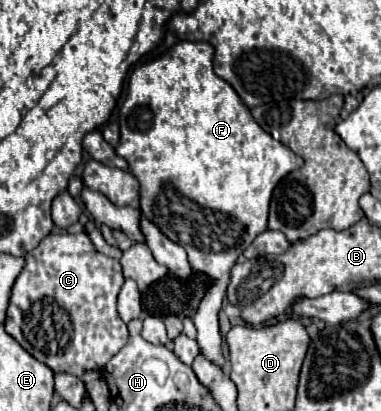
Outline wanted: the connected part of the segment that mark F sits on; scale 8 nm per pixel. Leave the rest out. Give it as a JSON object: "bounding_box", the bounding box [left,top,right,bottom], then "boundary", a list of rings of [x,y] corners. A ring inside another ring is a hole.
{"bounding_box":[117,42,303,368],"boundary":[[[177,42],[173,48],[169,48],[167,52],[159,54],[157,58],[153,60],[147,60],[143,64],[139,64],[131,76],[129,76],[129,88],[127,88],[127,98],[119,110],[119,126],[121,126],[121,142],[117,146],[117,154],[121,158],[127,160],[129,164],[129,170],[135,174],[135,178],[139,180],[141,184],[141,190],[139,190],[139,208],[141,208],[141,214],[153,222],[155,226],[159,226],[159,230],[171,238],[171,242],[175,244],[181,244],[189,256],[189,264],[195,272],[199,274],[205,274],[207,276],[207,282],[211,282],[211,286],[207,286],[207,294],[203,294],[203,302],[199,304],[199,310],[195,312],[193,316],[193,322],[195,322],[195,328],[197,328],[197,344],[201,348],[201,354],[203,358],[207,358],[209,362],[213,362],[215,366],[223,368],[225,366],[225,358],[221,354],[221,332],[219,332],[219,320],[217,320],[217,314],[221,310],[221,304],[223,304],[223,298],[225,298],[225,292],[227,292],[227,284],[229,284],[229,278],[231,278],[231,268],[235,266],[237,258],[243,254],[243,250],[261,234],[267,230],[267,212],[269,212],[269,200],[271,200],[271,194],[273,194],[273,188],[277,186],[277,182],[287,176],[289,172],[297,170],[303,166],[303,158],[297,156],[295,152],[291,152],[287,146],[283,146],[281,142],[277,142],[275,138],[271,138],[271,134],[267,134],[251,116],[249,108],[241,102],[241,98],[237,96],[237,92],[231,88],[231,84],[227,84],[223,78],[219,78],[215,72],[213,72],[213,46],[209,42]]]}

